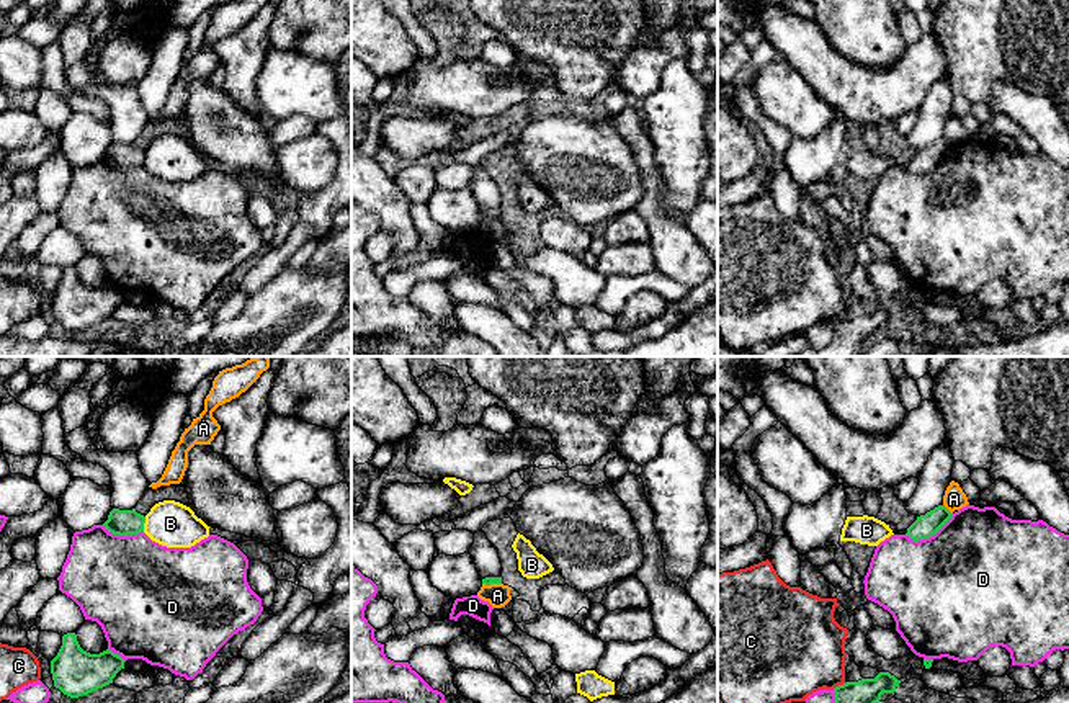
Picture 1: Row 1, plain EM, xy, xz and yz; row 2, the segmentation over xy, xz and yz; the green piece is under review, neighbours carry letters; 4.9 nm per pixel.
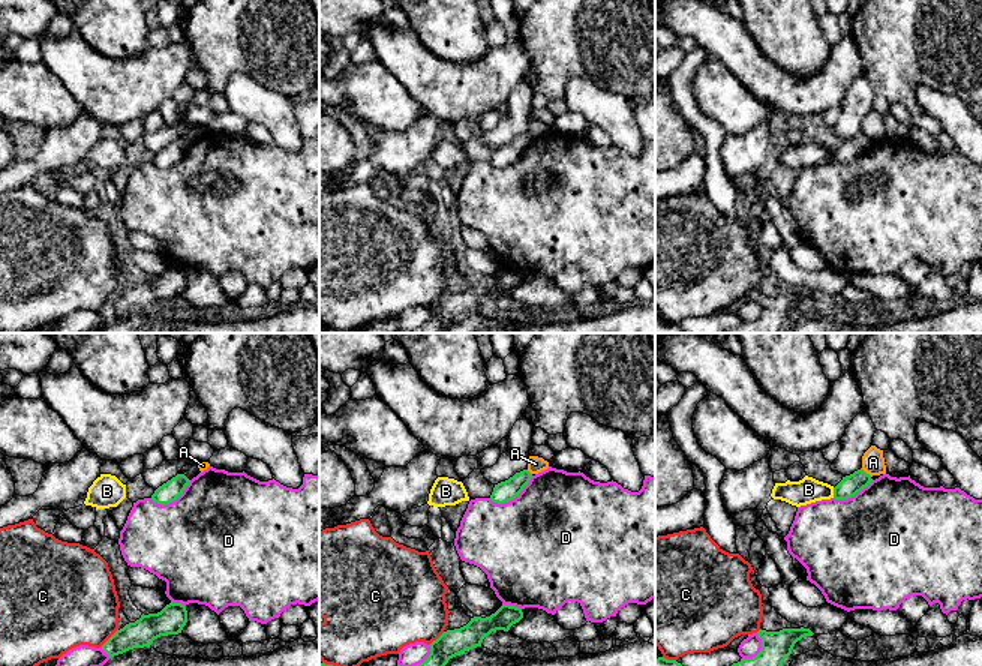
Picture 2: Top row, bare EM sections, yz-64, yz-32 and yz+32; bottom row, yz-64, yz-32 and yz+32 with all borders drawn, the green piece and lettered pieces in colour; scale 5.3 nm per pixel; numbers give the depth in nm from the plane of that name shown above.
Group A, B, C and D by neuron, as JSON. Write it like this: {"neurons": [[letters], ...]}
{"neurons": [["A"], ["B"], ["C"], ["D"]]}

